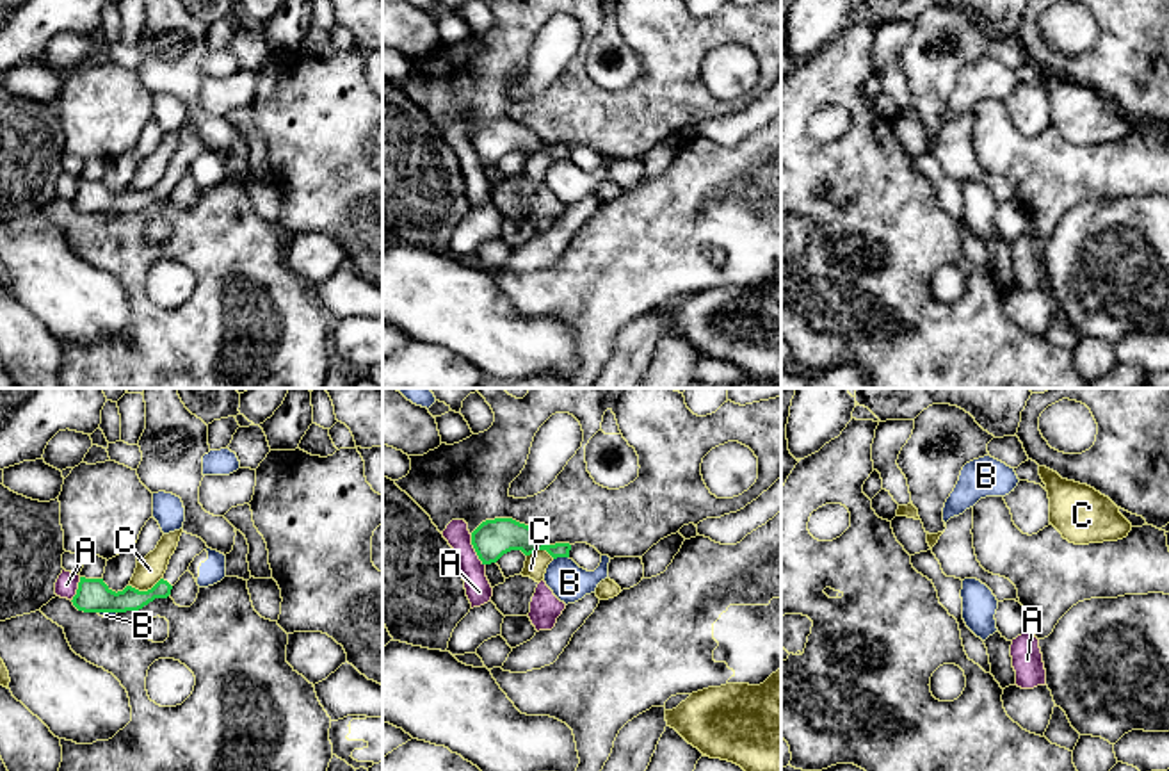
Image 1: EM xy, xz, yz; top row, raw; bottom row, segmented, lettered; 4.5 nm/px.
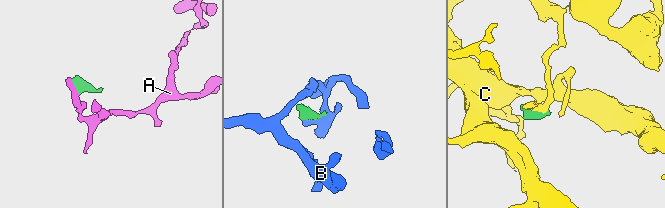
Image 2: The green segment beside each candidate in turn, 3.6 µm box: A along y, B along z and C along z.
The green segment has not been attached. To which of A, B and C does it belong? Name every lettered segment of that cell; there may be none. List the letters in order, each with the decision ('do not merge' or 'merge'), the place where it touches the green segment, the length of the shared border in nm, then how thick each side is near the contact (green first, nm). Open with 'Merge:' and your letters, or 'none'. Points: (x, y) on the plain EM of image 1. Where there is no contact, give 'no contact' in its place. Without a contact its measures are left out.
Merge: none
A: do not merge; contact xz (475, 152); length 160 nm; calibres 170 and 120 nm
B: do not merge; contact xz (561, 157); length 70 nm; calibres 140 and 170 nm
C: do not merge; contact xy (145, 193); length 150 nm; calibres 160 and 120 nm

